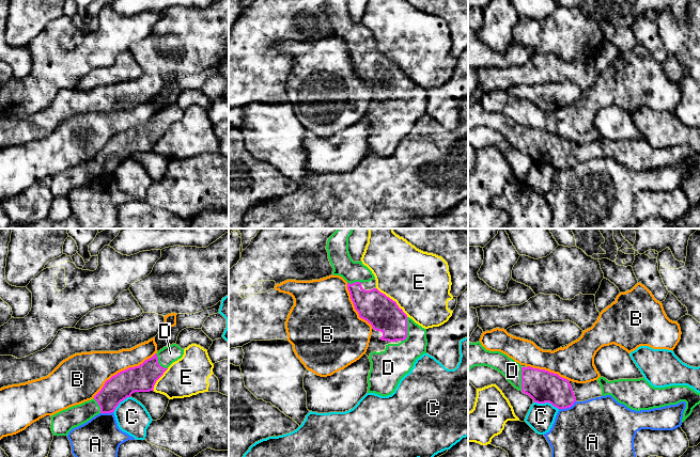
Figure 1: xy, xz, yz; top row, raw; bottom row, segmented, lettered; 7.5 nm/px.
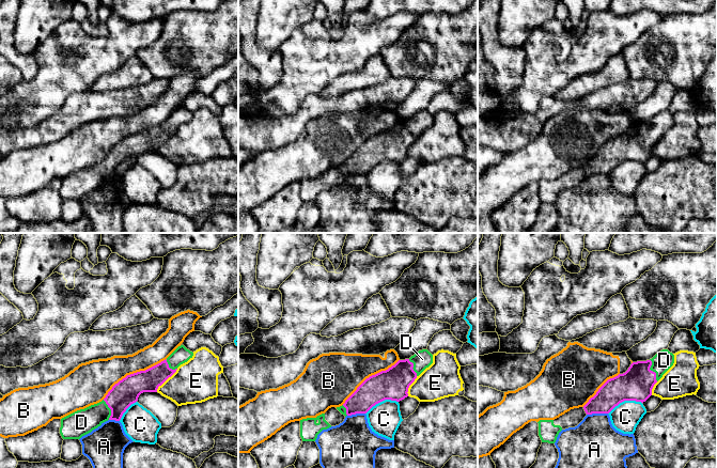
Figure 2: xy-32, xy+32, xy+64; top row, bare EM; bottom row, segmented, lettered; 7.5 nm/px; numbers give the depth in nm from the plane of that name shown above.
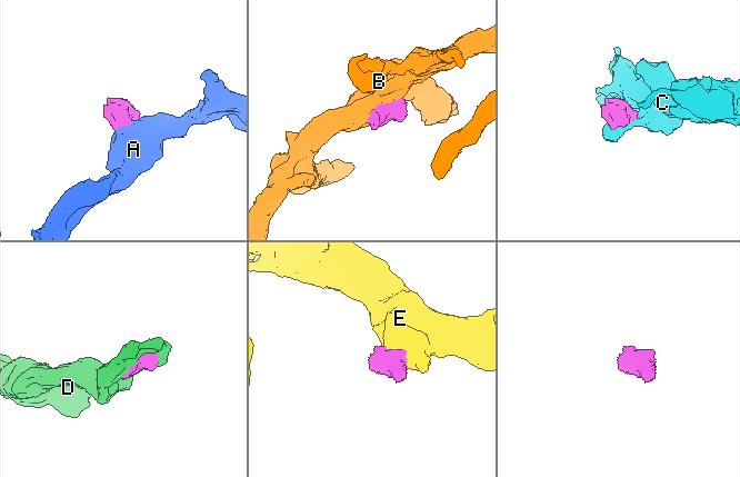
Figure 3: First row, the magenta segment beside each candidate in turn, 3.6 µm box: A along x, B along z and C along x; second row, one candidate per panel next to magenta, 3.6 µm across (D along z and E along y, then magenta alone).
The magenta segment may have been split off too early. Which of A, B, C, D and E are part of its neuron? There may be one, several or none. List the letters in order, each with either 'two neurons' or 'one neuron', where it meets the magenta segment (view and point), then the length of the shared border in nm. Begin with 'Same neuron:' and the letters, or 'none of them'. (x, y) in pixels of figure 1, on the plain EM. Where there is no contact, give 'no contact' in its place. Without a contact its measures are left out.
Same neuron: D
A: two neurons | yz (568, 168) | 140 nm
B: two neurons | xy (122, 131) | 600 nm
C: two neurons | yz (546, 162) | 200 nm
D: one neuron | xz (406, 91) | 190 nm
E: two neurons | xz (392, 61) | 320 nm

